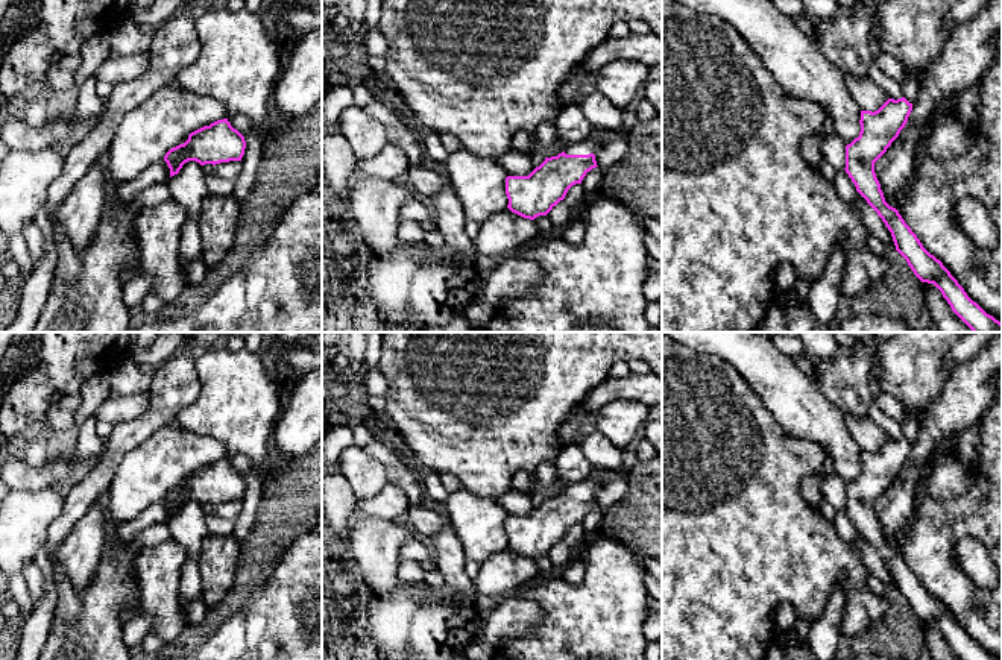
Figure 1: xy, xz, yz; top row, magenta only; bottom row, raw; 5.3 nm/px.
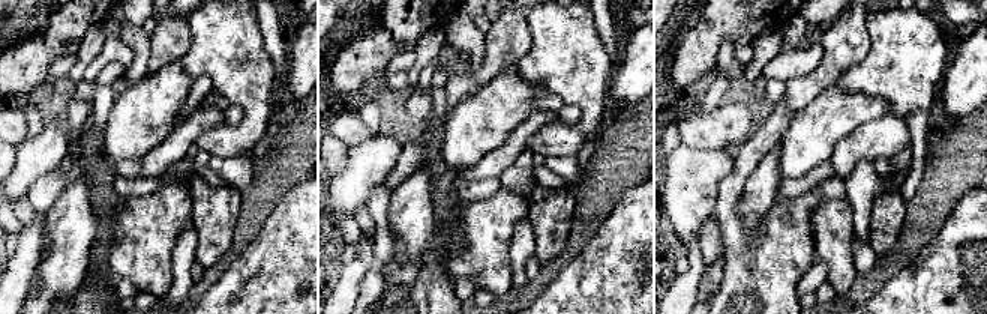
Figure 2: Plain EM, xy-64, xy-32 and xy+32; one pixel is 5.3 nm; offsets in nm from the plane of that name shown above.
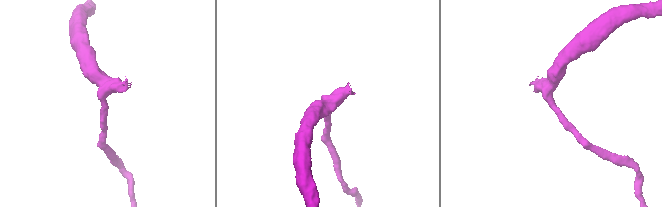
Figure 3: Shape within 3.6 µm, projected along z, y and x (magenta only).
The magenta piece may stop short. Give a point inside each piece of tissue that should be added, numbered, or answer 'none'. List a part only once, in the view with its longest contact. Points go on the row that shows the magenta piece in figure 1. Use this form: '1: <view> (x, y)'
1: xz (589, 144)

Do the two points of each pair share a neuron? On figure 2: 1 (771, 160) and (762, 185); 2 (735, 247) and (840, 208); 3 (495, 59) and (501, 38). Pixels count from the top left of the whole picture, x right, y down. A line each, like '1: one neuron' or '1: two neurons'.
1: one neuron
2: two neurons
3: one neuron

